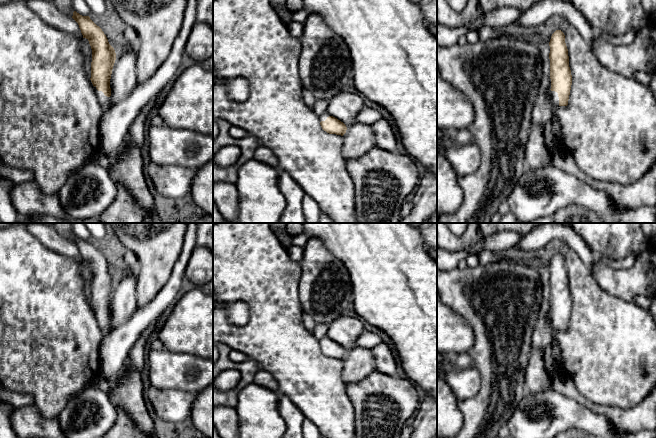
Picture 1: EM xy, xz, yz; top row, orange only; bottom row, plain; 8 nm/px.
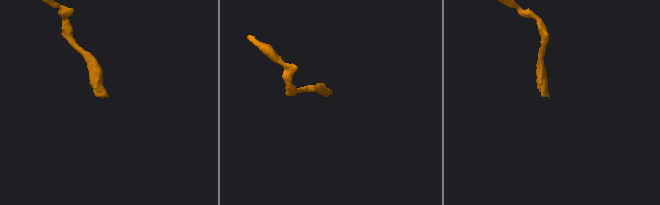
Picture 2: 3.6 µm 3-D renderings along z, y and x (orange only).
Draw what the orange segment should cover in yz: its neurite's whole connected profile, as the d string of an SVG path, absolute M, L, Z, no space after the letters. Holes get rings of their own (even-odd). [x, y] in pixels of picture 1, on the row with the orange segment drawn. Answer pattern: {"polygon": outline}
{"polygon": "M556 30L552 34L549 46L550 90L553 108L567 106L572 85L572 75L569 67L569 56L565 43L565 35L561 30Z"}

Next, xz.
{"polygon": "M325 113L319 117L320 125L324 131L329 134L336 134L343 136L346 133L346 125L337 118Z"}

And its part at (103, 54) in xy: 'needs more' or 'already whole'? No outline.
needs more

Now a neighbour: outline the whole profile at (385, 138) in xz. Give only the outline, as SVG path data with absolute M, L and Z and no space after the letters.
M382 118L371 124L375 136L375 144L379 149L395 152L398 150L397 138L389 124Z

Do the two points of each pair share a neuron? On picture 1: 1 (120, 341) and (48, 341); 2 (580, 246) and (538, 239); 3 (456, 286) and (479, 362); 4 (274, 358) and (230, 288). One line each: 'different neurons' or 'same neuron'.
1: different neurons
2: same neuron
3: same neuron
4: same neuron

